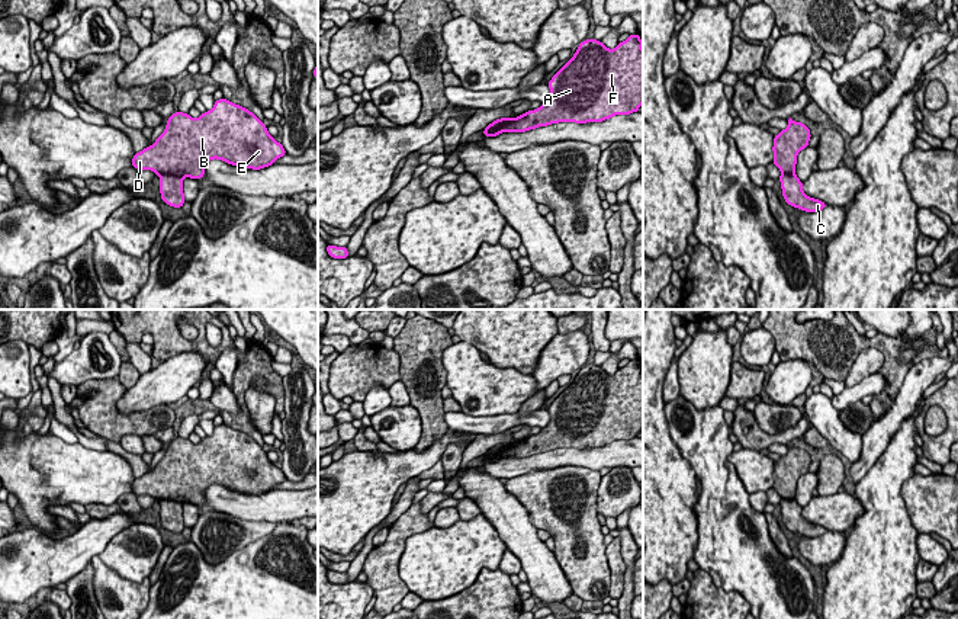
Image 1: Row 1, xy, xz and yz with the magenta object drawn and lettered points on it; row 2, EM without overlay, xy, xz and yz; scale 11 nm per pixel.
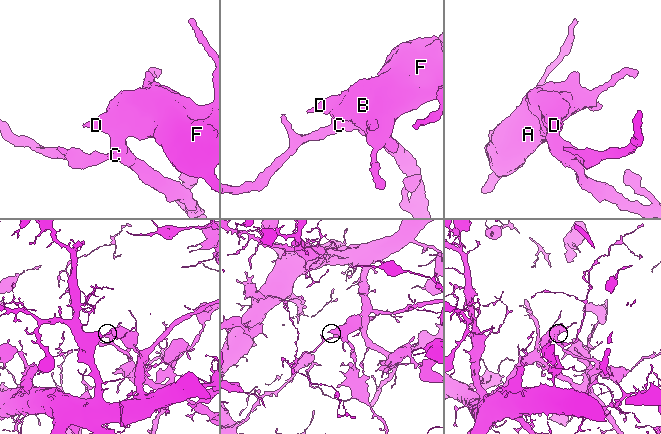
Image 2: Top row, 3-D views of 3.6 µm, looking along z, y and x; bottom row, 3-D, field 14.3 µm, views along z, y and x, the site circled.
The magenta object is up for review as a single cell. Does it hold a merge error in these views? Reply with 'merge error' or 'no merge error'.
merge error

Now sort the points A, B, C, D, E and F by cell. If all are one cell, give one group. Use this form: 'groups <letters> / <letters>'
groups A B D E F / C

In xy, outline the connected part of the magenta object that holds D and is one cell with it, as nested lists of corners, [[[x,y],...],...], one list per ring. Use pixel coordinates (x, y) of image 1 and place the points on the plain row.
[[[219,424],[215,426],[212,436],[206,436],[197,445],[189,439],[174,437],[155,468],[134,480],[132,493],[151,495],[158,501],[174,500],[197,506],[205,501],[205,490],[213,484],[241,494],[260,495],[273,491],[283,481],[286,475],[269,459],[263,446],[245,433]]]

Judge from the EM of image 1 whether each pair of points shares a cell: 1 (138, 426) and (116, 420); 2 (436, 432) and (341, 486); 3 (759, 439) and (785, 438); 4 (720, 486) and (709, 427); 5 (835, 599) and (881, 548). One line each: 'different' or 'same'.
1: same
2: different
3: same
4: same
5: same

